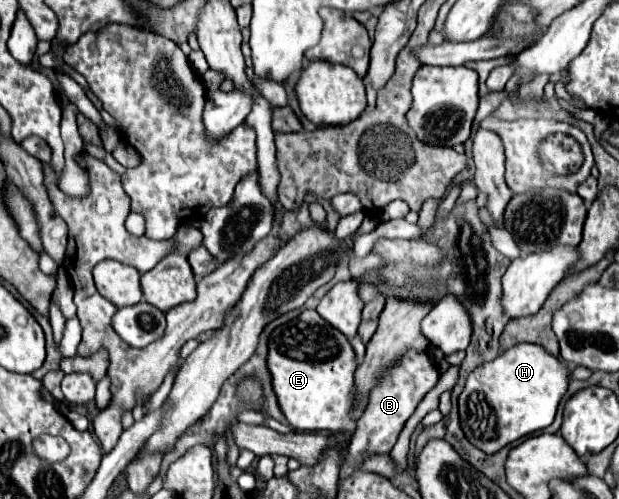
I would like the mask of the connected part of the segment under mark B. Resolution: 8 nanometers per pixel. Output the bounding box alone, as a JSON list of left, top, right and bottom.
[341,352,439,480]

